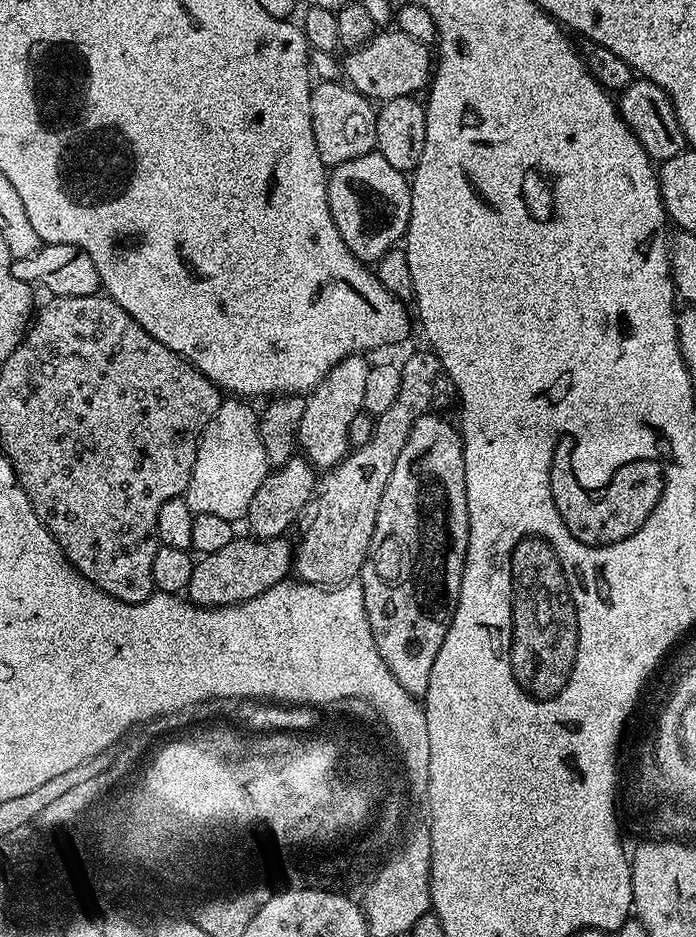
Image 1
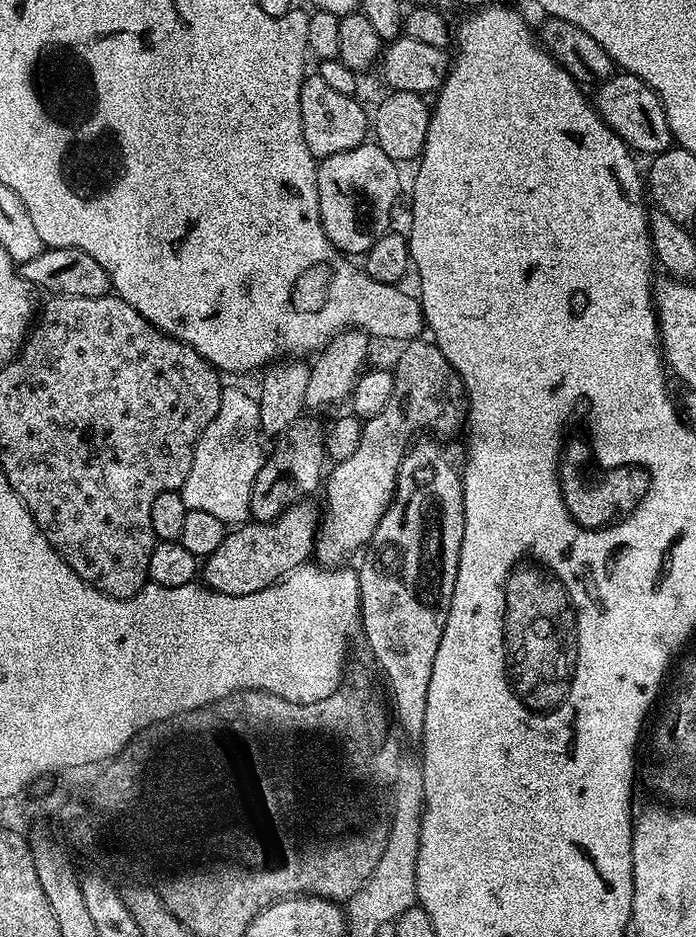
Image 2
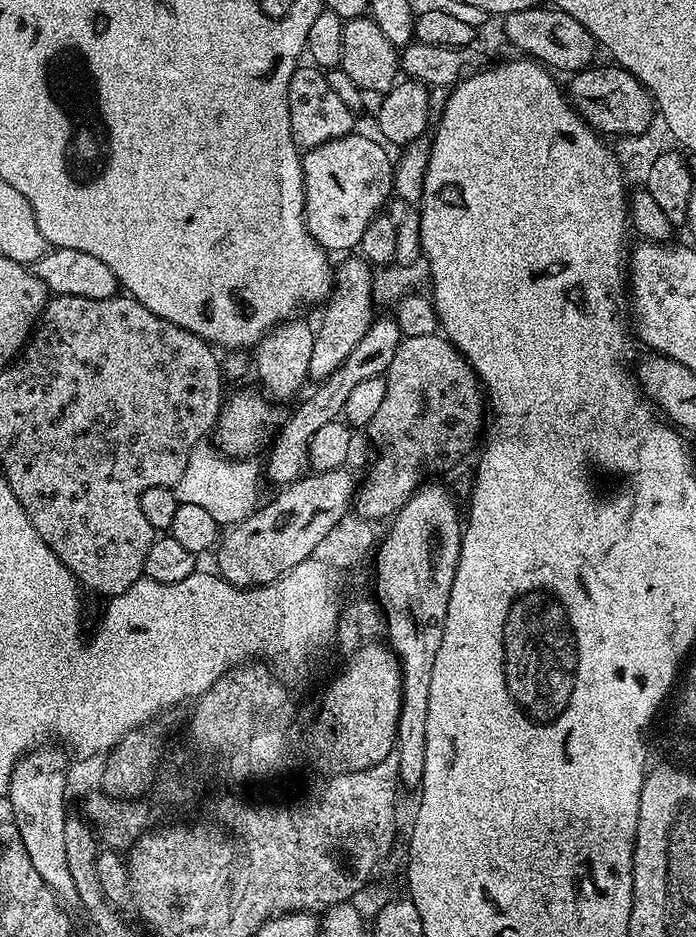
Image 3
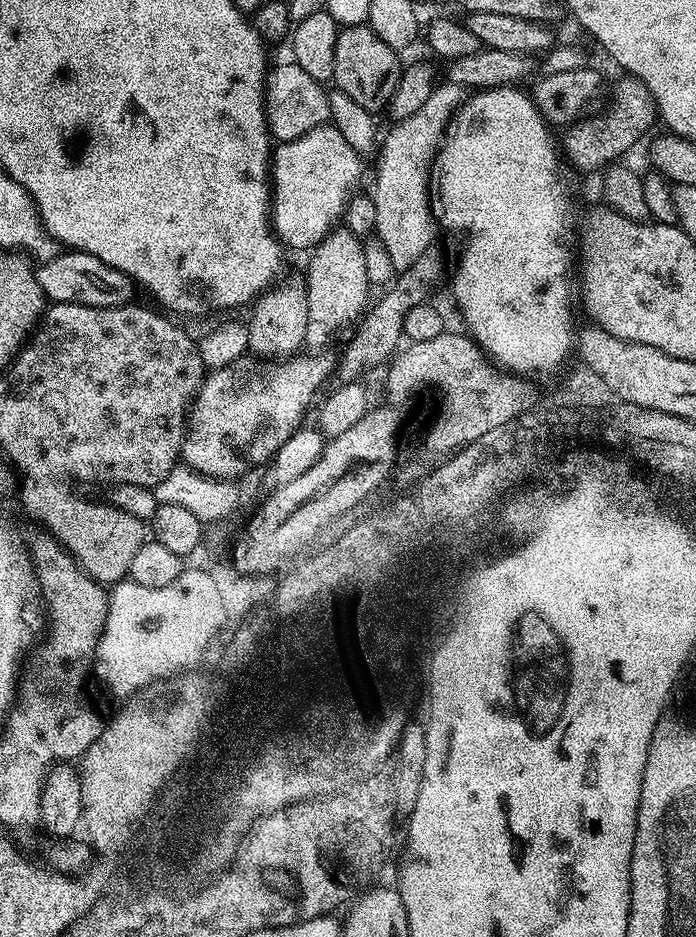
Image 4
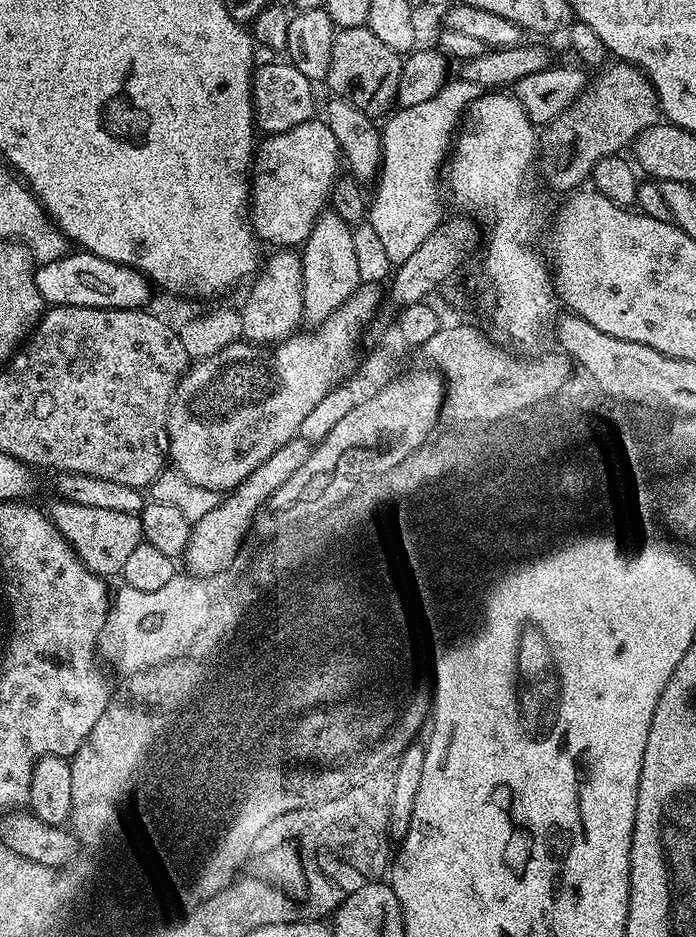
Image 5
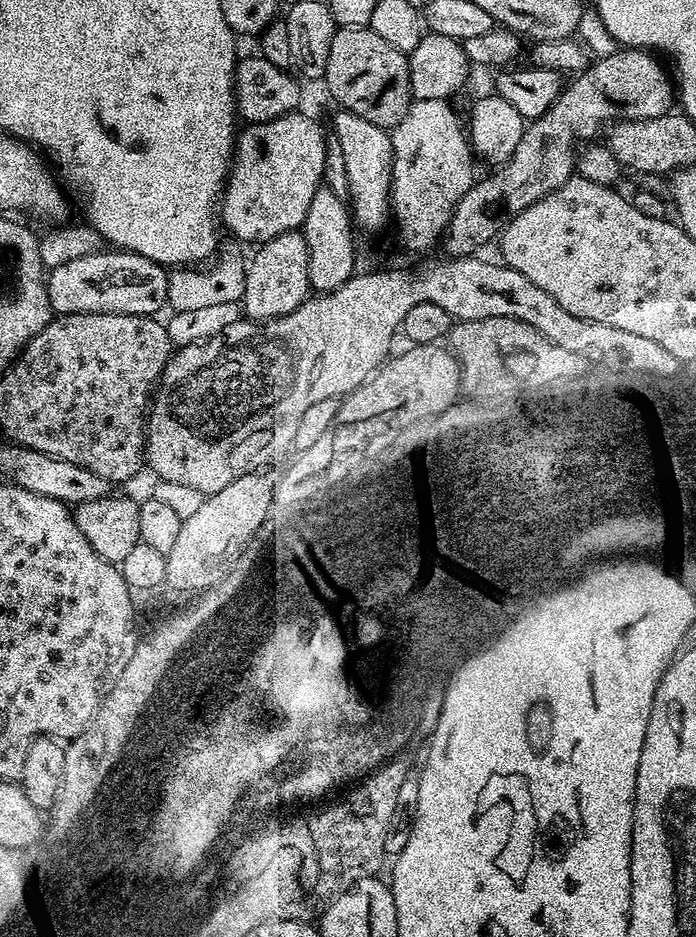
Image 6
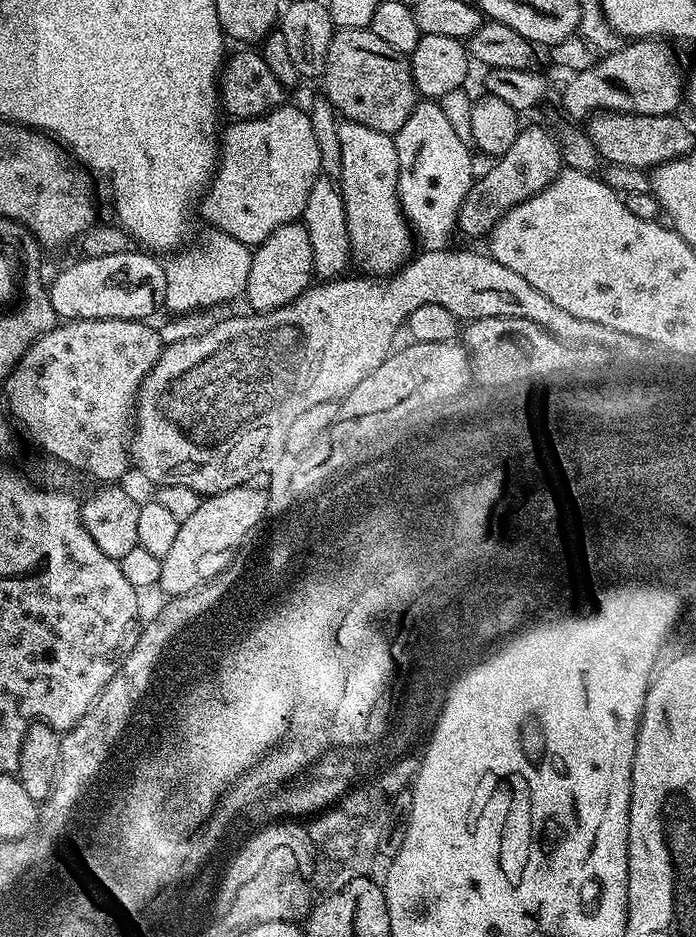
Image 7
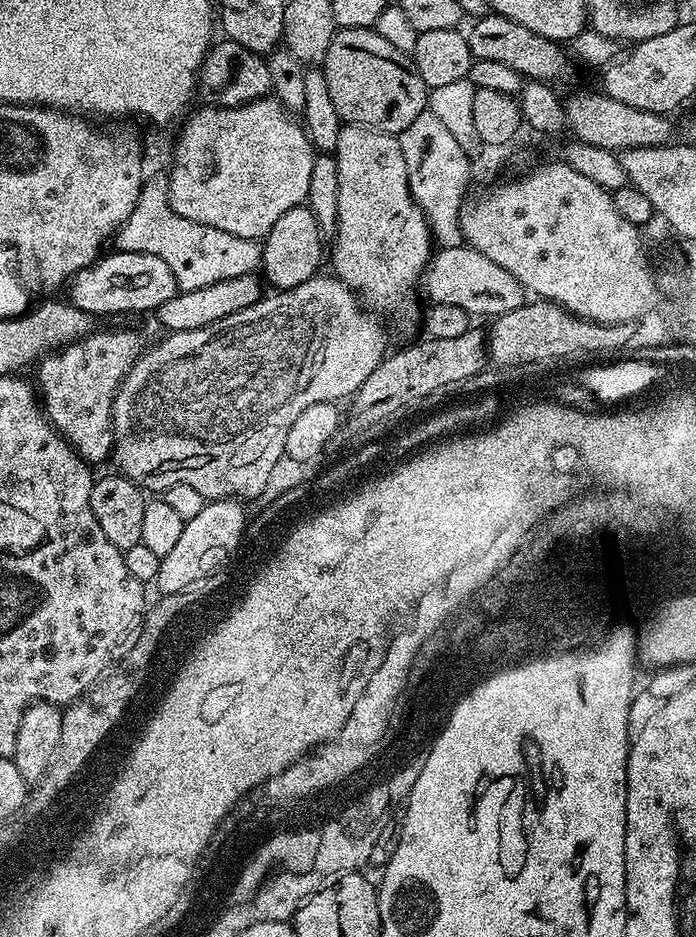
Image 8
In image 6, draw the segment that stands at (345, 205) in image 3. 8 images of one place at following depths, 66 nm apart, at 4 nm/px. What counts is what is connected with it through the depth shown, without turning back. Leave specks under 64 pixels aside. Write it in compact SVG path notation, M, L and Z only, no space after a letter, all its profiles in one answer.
M303 111L288 112L285 116L274 118L265 124L248 124L237 135L232 153L228 179L218 205L218 220L240 240L251 246L262 245L278 234L286 234L303 229L306 210L310 210L310 198L321 188L324 179L326 146L325 129L320 129L316 120L303 116Z

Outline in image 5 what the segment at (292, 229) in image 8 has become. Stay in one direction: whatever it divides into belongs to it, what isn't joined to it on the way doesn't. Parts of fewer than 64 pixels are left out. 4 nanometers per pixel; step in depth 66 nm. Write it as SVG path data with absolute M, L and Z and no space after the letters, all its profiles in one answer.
M292 250L273 252L276 253L263 261L258 275L251 281L252 289L244 300L244 306L239 309L244 327L243 339L256 346L279 344L293 335L301 327L300 320L305 319L300 256Z

